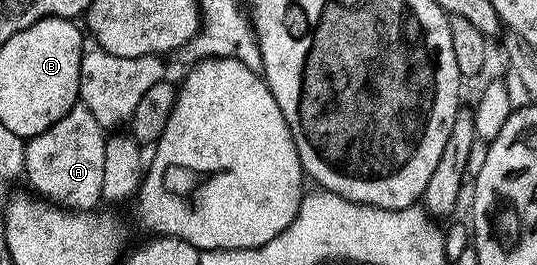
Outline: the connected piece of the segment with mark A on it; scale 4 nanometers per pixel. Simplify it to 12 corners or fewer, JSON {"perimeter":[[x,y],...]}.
{"perimeter":[[77,104],[25,143],[24,176],[68,210],[101,201],[106,134]]}

